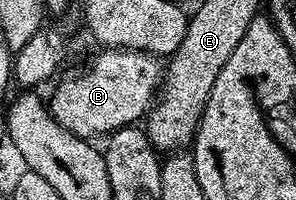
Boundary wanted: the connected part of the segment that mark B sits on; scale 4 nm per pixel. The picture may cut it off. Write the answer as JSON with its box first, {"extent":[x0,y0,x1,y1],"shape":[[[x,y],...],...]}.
{"extent":[50,49,161,139],"shape":[[[104,49],[85,69],[80,69],[57,83],[56,90],[52,93],[52,101],[50,100],[52,117],[75,137],[96,139],[92,137],[102,136],[103,138],[105,135],[115,133],[117,129],[135,126],[139,122],[136,120],[139,117],[141,120],[152,108],[161,80],[161,62],[152,54],[139,53],[133,49]]]}

